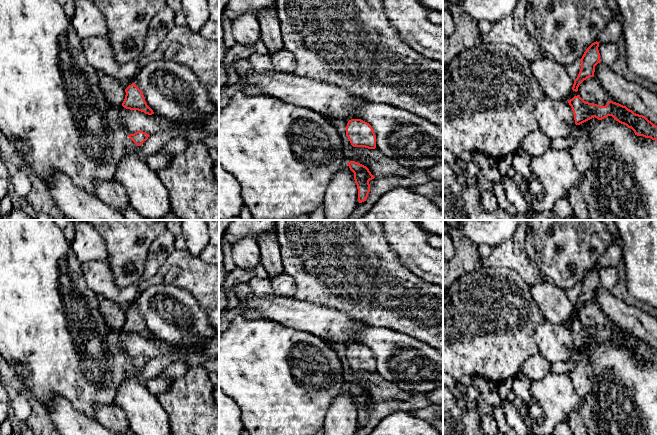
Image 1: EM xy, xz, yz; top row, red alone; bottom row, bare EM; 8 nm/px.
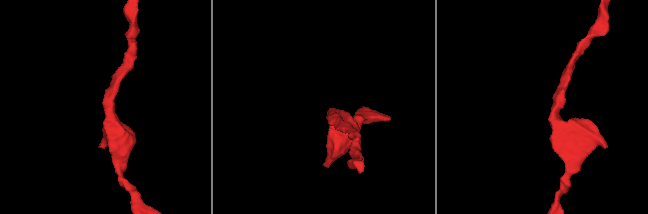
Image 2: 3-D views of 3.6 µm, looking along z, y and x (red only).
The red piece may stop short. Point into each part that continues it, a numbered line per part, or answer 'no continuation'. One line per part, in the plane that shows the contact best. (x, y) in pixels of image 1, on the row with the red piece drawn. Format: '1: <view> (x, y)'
no continuation

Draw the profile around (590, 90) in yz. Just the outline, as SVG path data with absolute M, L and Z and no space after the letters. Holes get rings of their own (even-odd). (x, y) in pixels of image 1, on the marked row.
M594 76L584 80L579 85L577 92L571 90L567 100L570 100L577 95L579 95L586 102L600 106L605 106L610 101L608 94Z

